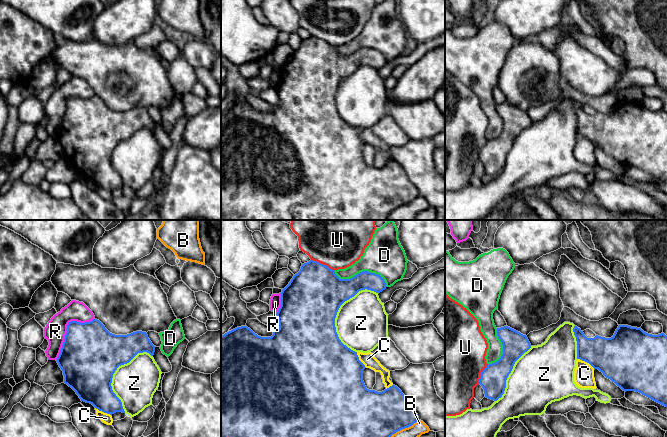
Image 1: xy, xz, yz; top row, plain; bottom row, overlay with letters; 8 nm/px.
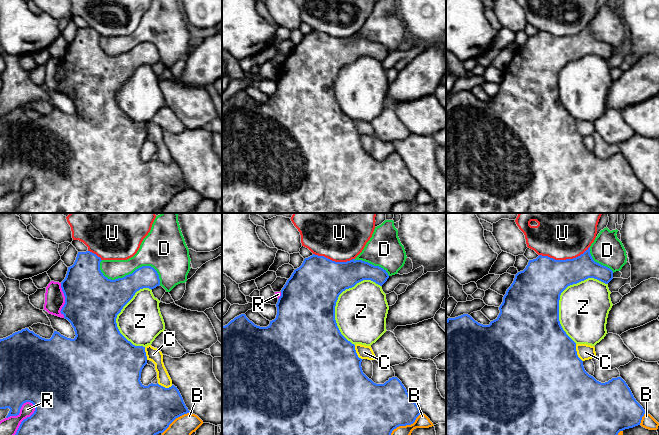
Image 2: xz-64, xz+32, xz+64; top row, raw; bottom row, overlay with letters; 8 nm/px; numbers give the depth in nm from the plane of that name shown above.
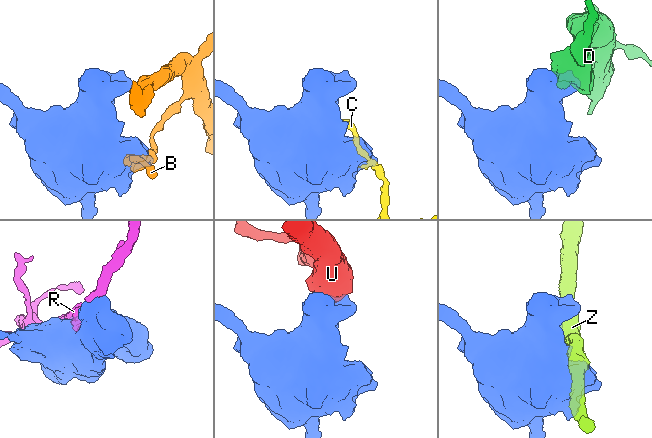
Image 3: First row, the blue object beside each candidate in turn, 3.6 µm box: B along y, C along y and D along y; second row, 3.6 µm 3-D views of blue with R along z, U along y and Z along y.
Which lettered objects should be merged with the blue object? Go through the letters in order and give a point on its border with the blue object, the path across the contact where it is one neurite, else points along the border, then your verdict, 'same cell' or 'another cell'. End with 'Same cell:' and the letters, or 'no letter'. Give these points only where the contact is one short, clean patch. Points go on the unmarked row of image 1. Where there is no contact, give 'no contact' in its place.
B: xz (401, 205) | another cell
C: yz (586, 137) | another cell
D: xz (361, 48) | another cell
R: xy (67, 105) | another cell
U: xz (322, 40) | another cell
Z: xz (335, 93) | another cell
Same cell: no letter

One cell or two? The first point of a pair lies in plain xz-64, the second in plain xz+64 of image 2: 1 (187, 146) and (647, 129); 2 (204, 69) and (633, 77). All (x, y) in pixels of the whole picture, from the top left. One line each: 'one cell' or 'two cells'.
1: two cells
2: one cell

